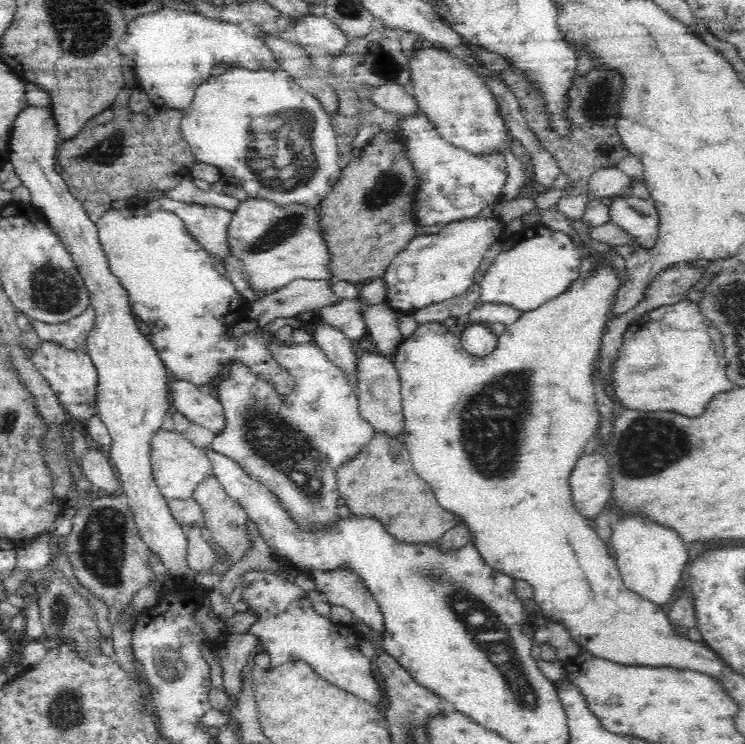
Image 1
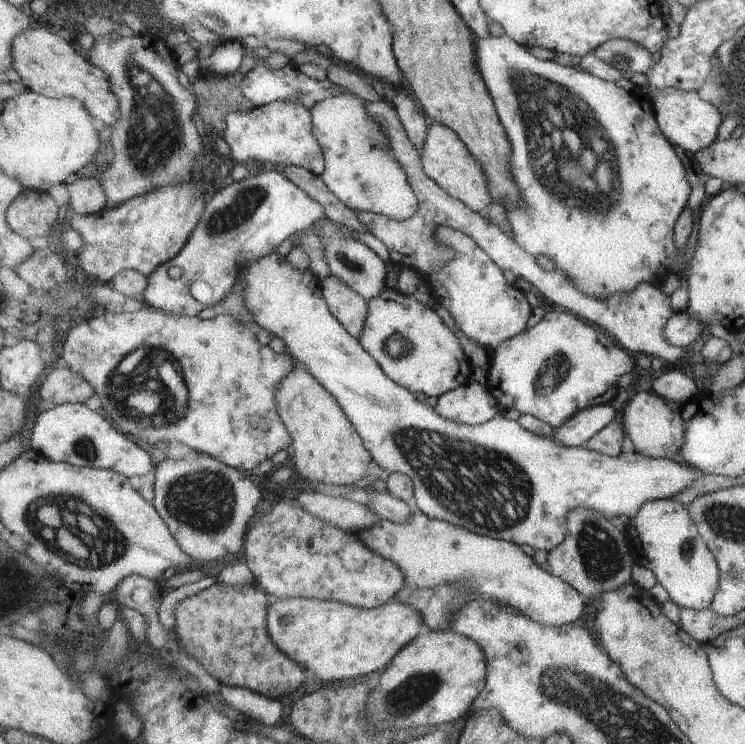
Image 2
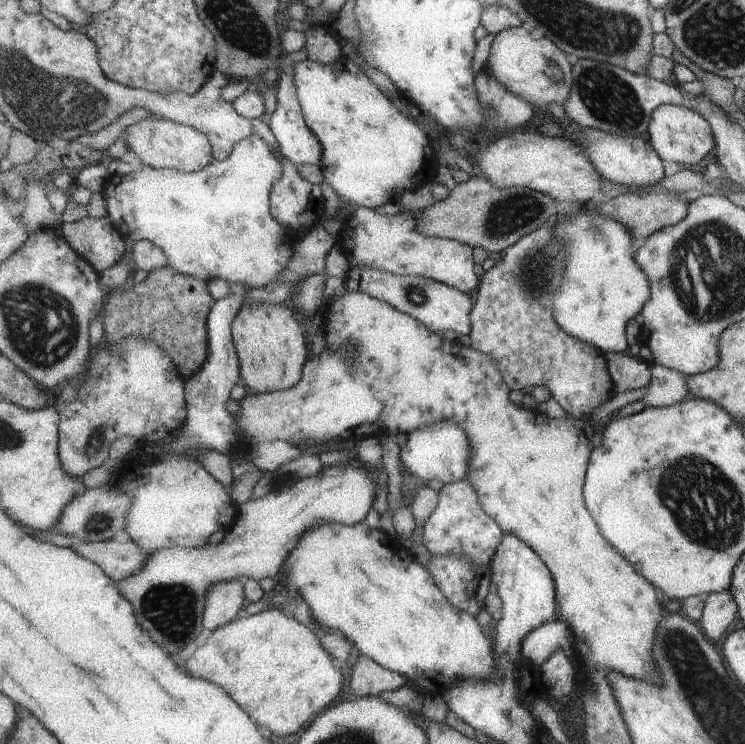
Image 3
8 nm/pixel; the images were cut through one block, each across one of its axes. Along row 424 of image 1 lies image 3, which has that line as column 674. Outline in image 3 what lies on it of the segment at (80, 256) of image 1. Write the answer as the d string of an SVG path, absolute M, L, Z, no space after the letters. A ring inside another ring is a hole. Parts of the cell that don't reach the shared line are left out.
M661 105L651 111L649 144L662 161L678 162L685 168L699 169L713 154L713 134L708 122L691 109Z

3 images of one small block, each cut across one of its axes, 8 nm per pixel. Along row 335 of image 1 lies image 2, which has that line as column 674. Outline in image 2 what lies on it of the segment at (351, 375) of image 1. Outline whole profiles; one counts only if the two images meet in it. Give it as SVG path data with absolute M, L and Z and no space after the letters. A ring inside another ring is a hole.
M673 312L661 330L665 342L684 349L691 346L703 332L705 327L701 322L685 316L682 312Z

